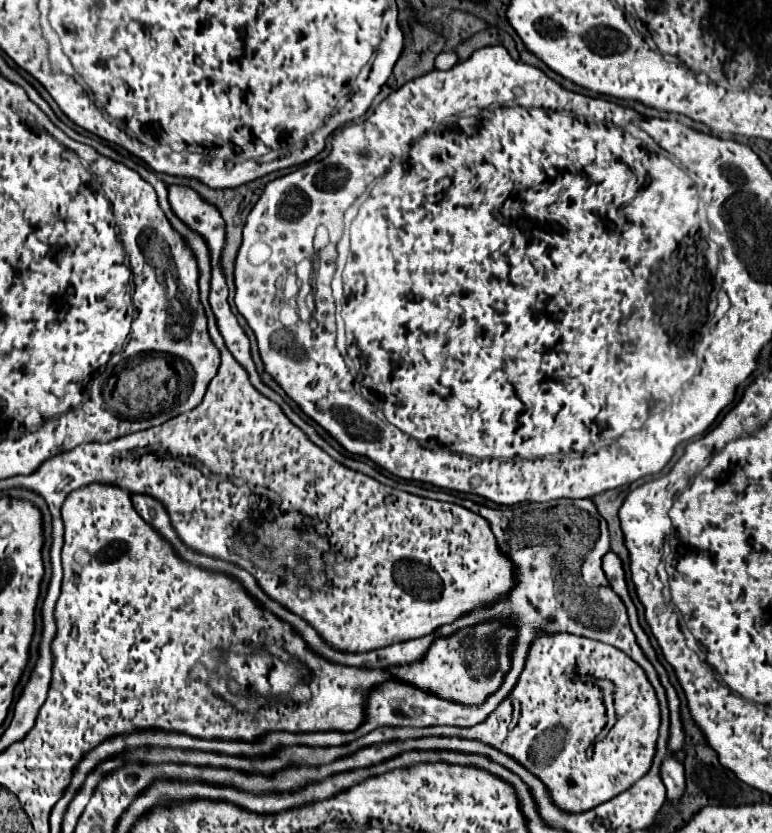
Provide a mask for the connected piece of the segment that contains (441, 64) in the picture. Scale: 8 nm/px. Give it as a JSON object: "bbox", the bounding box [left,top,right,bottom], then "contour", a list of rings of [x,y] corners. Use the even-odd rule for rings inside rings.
{"bbox":[435,51,458,70],"contour":[[[443,51],[435,58],[435,68],[437,70],[449,70],[455,62],[458,62],[455,51]]]}

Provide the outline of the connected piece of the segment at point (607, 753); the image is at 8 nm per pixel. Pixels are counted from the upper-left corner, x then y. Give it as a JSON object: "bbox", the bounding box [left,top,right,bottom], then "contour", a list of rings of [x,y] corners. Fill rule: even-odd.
{"bbox":[447,632,661,812],"contour":[[[541,632],[539,638],[531,642],[531,648],[527,652],[525,668],[511,690],[511,694],[487,716],[487,720],[479,722],[477,726],[463,728],[463,732],[447,732],[447,736],[461,736],[461,738],[475,738],[491,744],[493,748],[499,748],[501,752],[513,756],[517,762],[521,762],[527,770],[531,770],[535,776],[543,780],[543,784],[553,794],[553,802],[567,810],[567,812],[585,812],[589,808],[595,808],[597,804],[603,804],[611,800],[613,796],[625,792],[631,788],[639,778],[643,778],[655,756],[657,738],[659,738],[659,724],[661,724],[661,712],[659,712],[659,700],[655,696],[655,690],[651,682],[647,680],[643,668],[625,656],[615,646],[573,636],[569,632]],[[567,666],[575,666],[577,674],[591,674],[595,678],[611,678],[615,680],[615,710],[617,710],[617,724],[609,730],[609,734],[597,742],[593,748],[593,756],[587,756],[587,748],[595,738],[601,734],[601,730],[607,726],[607,710],[603,704],[603,692],[597,684],[593,684],[587,678],[569,676]]]}

